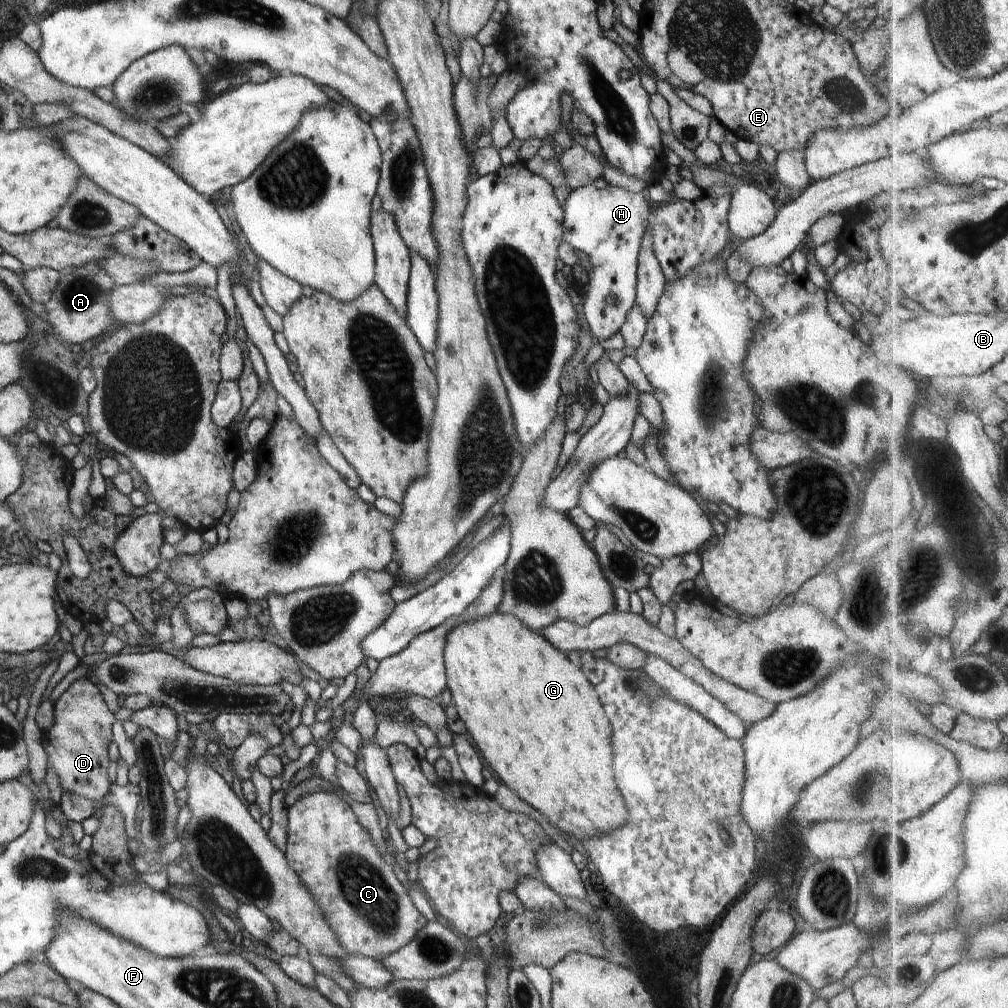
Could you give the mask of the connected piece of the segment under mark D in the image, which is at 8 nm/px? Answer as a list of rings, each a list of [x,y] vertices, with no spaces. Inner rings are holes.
[[[87,676],[73,682],[54,703],[54,722],[42,736],[48,763],[54,766],[63,789],[88,800],[100,800],[108,794],[111,783],[107,768],[108,744],[112,741],[111,728],[116,721],[98,687]]]

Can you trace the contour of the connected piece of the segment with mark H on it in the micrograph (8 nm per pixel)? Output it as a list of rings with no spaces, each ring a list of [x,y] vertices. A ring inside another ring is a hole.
[[[610,184],[602,189],[593,185],[578,187],[567,196],[563,206],[563,241],[578,251],[588,270],[589,282],[586,285],[590,285],[590,292],[584,296],[583,322],[598,341],[612,338],[622,328],[628,311],[636,304],[638,251],[643,232],[650,226],[653,208],[644,192],[633,193]]]

